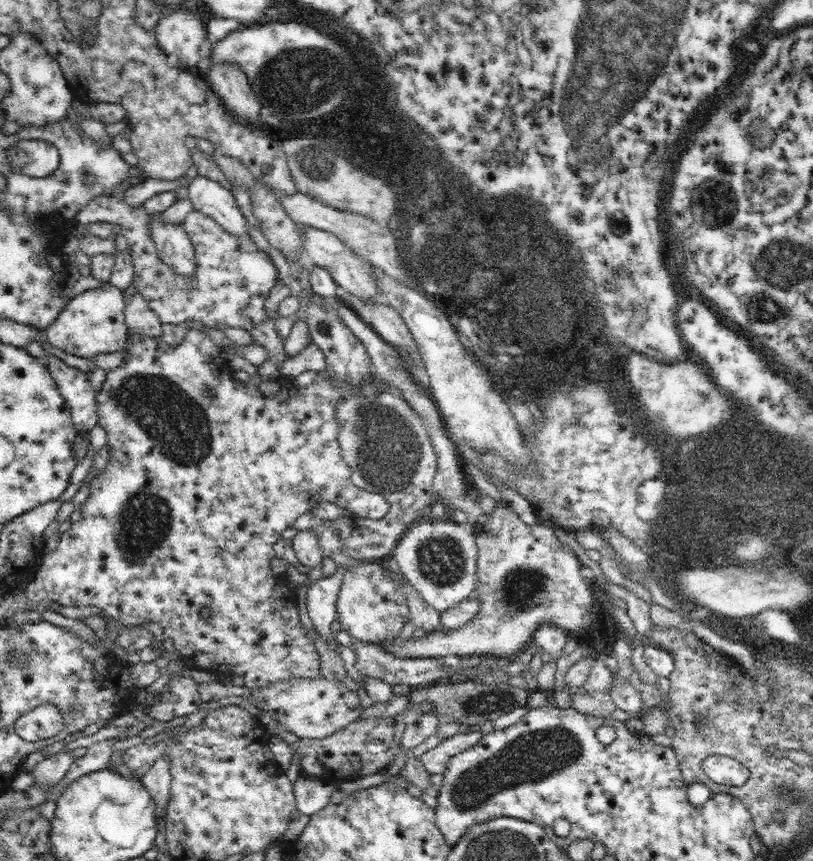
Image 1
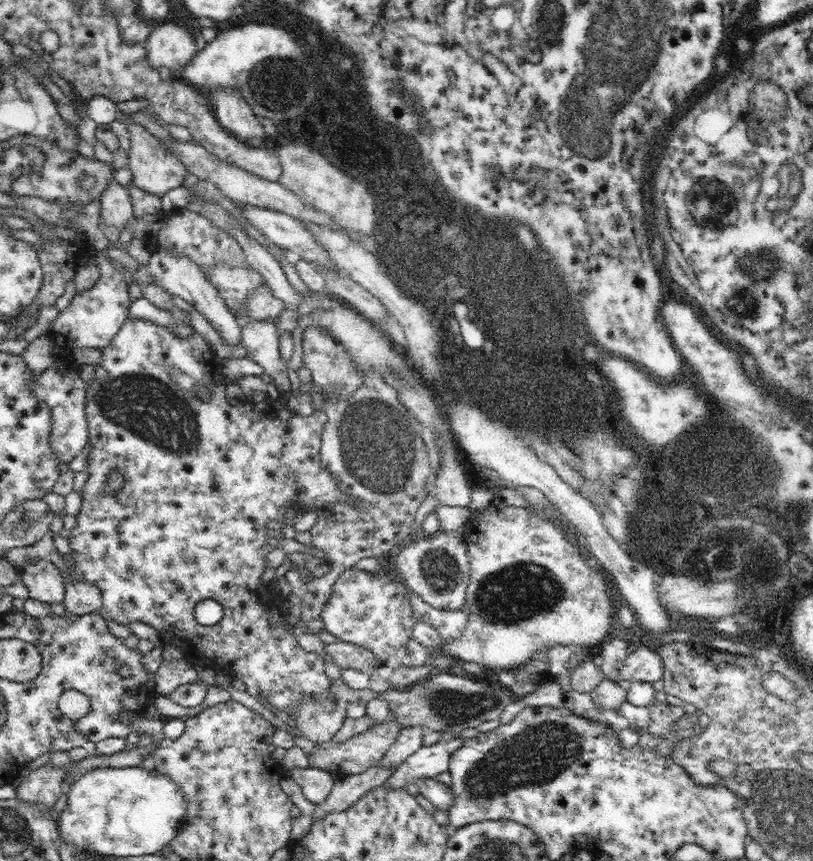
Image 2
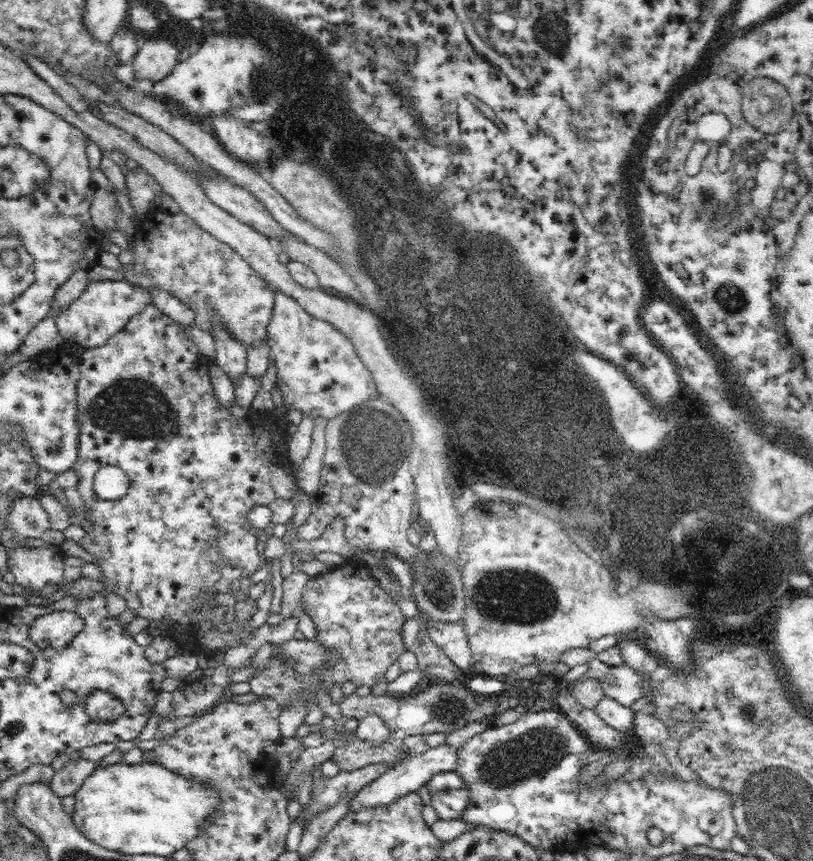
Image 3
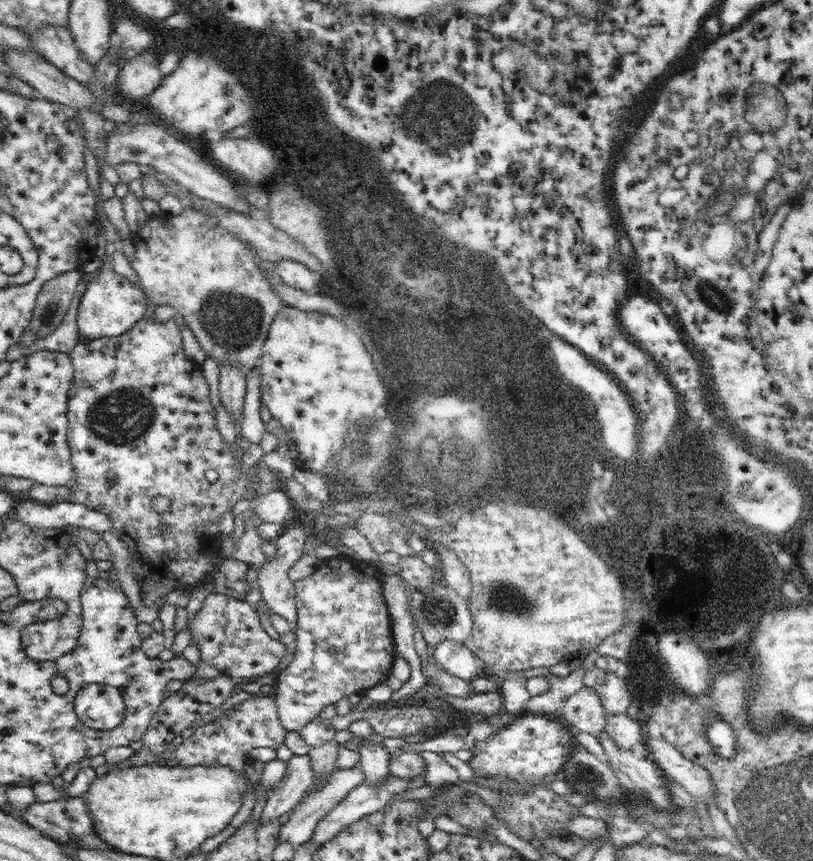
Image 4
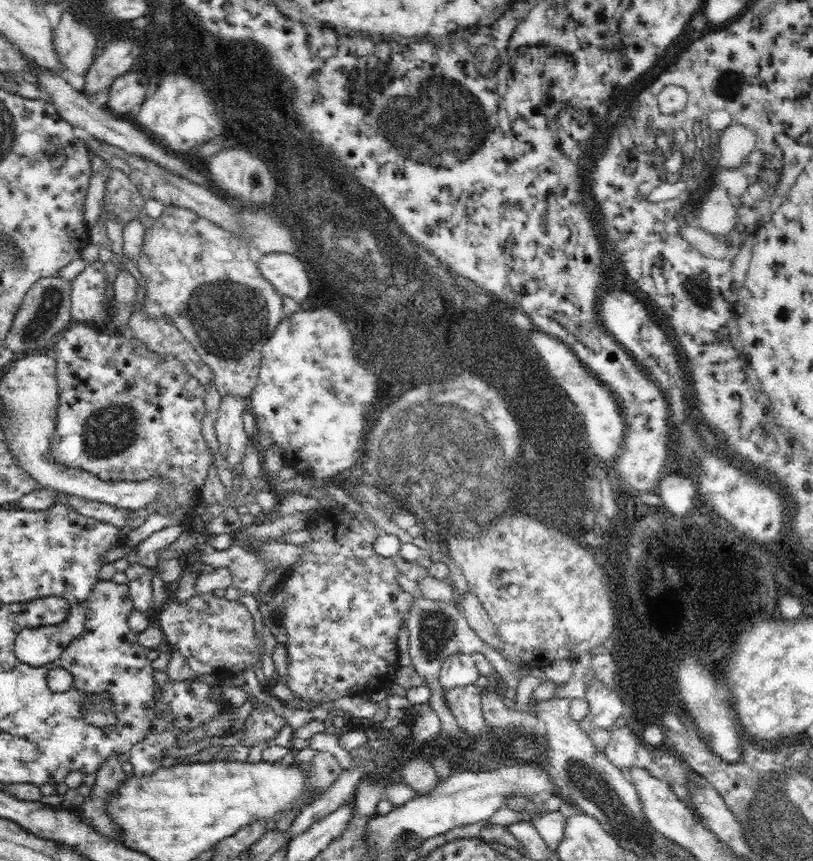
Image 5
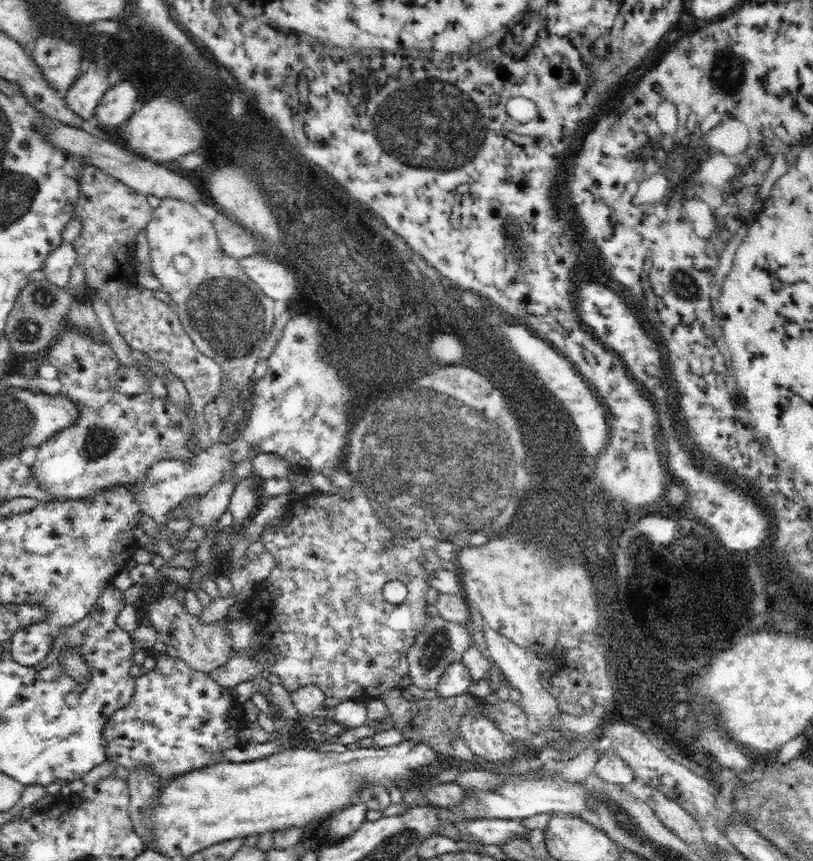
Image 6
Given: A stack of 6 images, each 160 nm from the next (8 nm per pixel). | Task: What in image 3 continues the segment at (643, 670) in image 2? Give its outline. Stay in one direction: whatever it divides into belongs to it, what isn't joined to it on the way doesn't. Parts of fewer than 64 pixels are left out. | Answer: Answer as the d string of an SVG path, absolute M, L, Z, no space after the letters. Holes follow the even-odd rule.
M625 662L620 666L610 665L606 674L598 678L605 694L615 698L622 706L629 707L645 696L640 673Z

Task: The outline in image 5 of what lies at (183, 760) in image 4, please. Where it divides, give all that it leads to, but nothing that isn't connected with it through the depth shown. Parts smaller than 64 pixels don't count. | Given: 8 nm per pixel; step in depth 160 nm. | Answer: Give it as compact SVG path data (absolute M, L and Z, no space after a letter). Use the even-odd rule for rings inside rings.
M262 704L260 708L251 712L250 718L246 720L246 726L244 726L245 746L255 746L258 742L264 741L273 743L286 723L288 723L286 719L280 718L268 704Z

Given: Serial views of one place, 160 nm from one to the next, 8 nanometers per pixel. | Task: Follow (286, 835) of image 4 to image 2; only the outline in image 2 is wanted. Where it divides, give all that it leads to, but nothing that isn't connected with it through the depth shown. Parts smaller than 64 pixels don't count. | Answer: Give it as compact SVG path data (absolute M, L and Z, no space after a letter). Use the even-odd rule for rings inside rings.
M402 727L396 742L392 743L391 748L387 750L378 765L384 768L400 766L422 746L422 737L426 732L428 731L422 727Z

